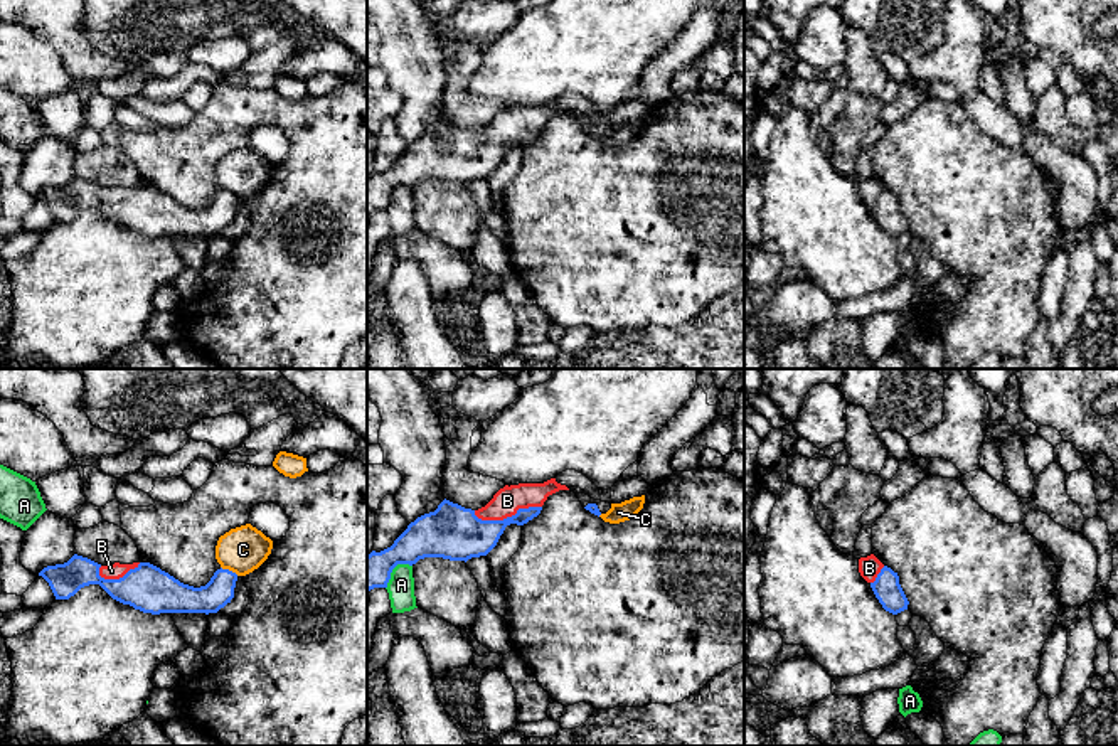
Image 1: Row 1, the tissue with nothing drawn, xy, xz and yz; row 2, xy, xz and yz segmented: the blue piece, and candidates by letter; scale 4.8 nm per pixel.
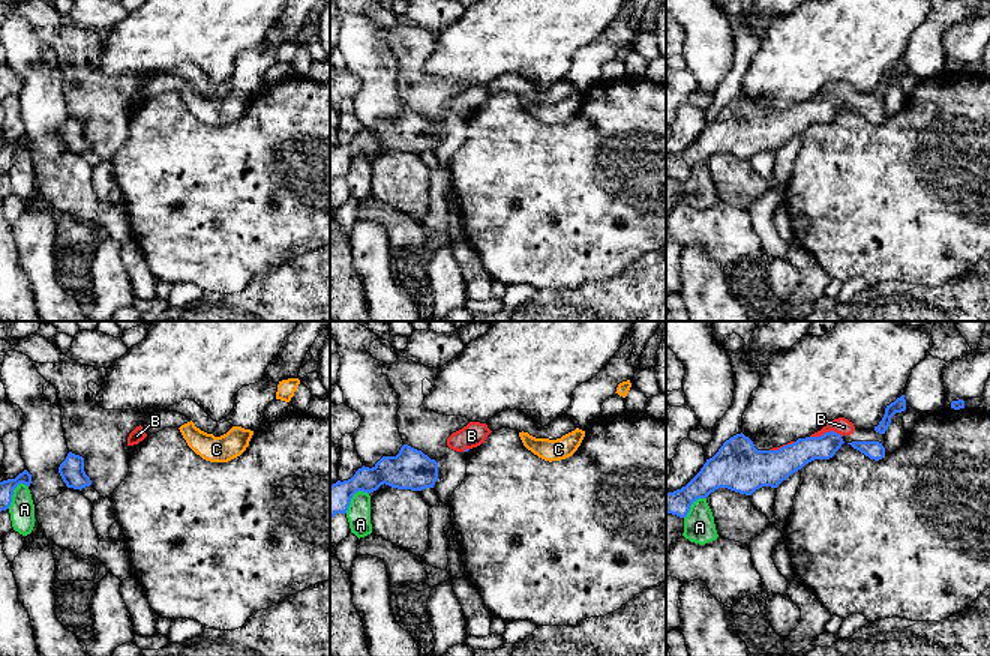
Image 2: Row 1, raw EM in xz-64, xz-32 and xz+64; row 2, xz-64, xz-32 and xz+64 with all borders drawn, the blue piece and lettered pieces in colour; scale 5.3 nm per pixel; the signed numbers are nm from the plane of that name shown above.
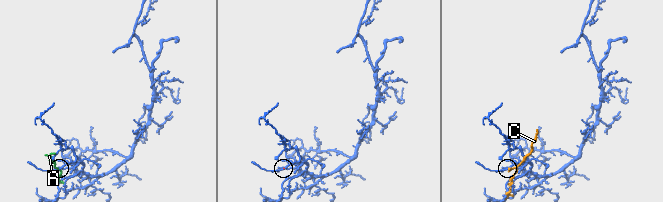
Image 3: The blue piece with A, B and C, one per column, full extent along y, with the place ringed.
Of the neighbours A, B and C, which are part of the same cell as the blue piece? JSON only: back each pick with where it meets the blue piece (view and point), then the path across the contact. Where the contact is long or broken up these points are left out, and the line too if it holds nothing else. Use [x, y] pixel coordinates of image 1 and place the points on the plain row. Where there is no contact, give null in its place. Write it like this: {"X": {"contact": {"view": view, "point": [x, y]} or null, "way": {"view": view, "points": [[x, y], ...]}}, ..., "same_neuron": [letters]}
{"B": {"contact": {"view": "xz", "point": [507, 140]}, "way": {"view": "xz", "points": [[458, 157], [507, 140], [507, 123]]}}, "same_neuron": ["B"]}

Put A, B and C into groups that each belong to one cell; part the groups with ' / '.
A / B / C

